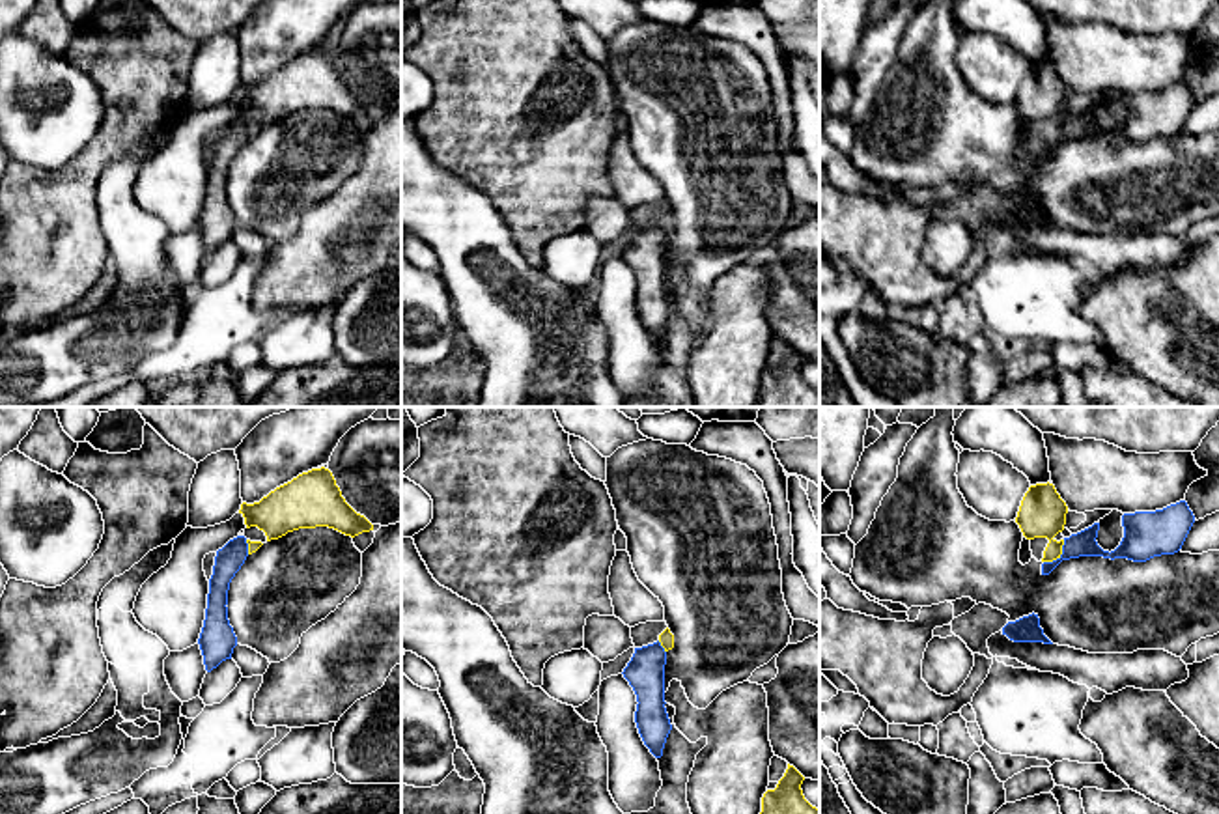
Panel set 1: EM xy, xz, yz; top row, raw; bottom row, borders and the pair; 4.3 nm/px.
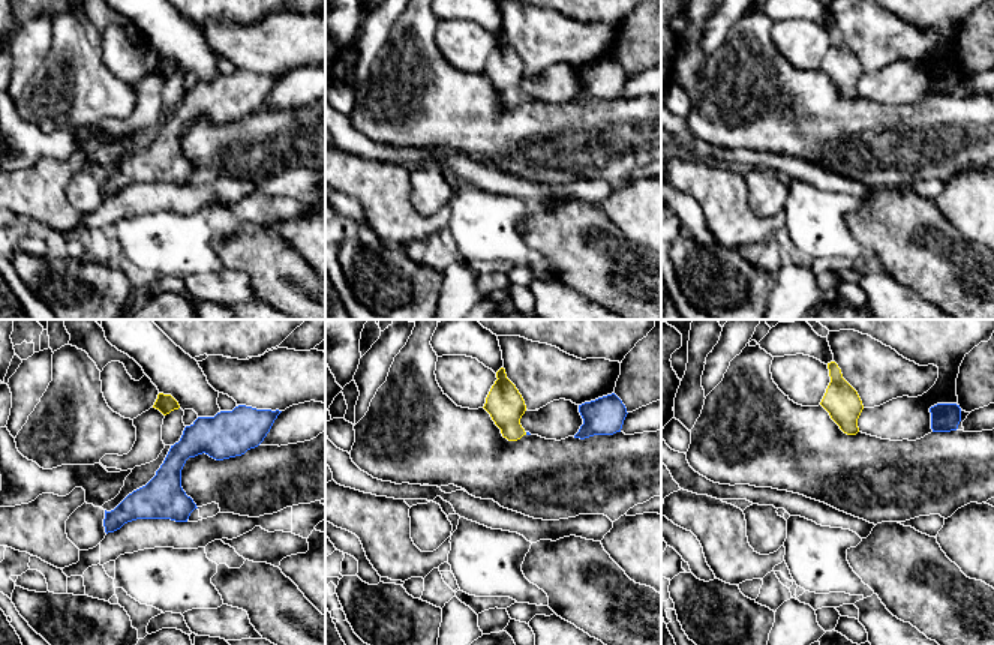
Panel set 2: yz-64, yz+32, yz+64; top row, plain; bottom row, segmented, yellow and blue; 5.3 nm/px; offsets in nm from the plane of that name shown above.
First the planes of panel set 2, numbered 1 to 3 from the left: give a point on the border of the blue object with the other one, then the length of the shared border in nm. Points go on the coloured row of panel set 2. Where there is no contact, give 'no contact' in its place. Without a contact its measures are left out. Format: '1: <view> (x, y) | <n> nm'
1: no contact
2: no contact
3: no contact

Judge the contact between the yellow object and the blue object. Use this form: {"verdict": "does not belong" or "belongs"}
{"verdict": "does not belong"}

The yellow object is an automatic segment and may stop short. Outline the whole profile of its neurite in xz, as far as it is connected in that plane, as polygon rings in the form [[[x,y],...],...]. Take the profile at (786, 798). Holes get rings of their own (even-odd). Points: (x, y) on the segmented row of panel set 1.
[[[788,764],[777,788],[764,793],[760,814],[820,814],[820,808],[805,799],[801,790],[803,780],[805,777]]]

